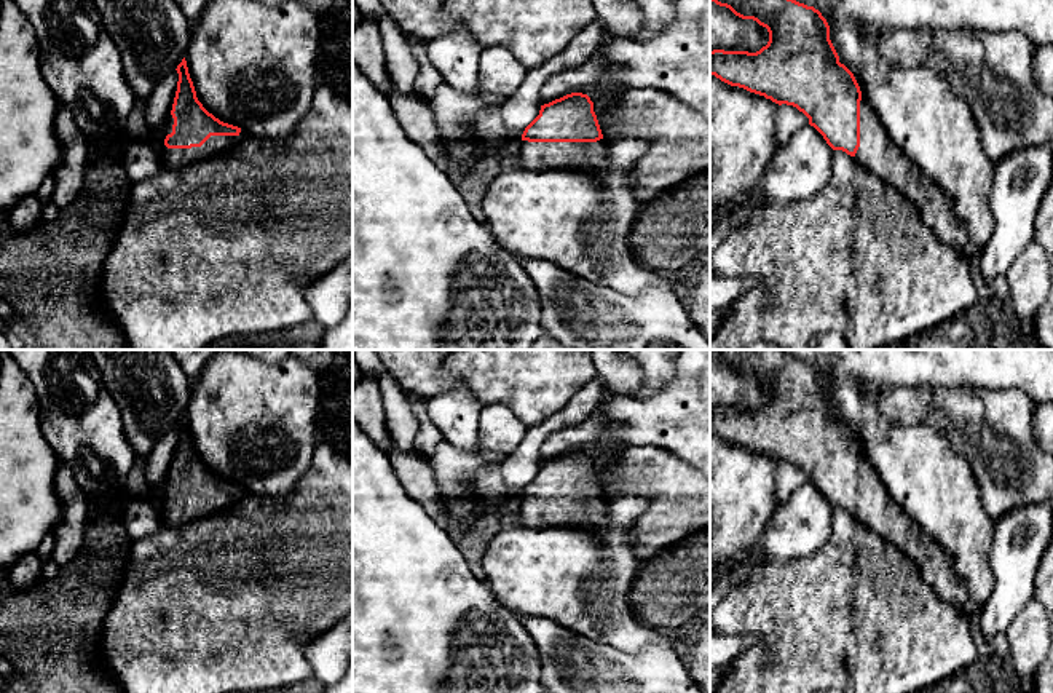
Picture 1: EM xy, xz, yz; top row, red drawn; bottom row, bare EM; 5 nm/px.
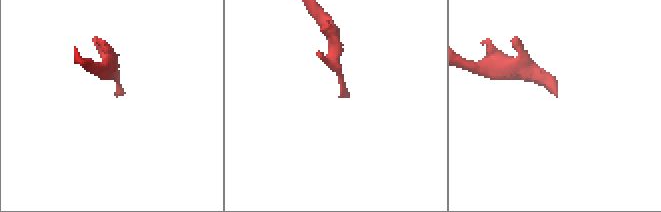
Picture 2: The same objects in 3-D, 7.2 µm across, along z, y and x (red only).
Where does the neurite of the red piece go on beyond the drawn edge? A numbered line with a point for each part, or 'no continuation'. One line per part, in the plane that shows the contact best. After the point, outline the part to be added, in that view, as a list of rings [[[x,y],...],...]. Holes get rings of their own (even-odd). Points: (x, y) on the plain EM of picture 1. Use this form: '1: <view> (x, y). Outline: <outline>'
1: xy (171, 516). Outline: [[[241,487],[238,493],[211,493],[201,505],[168,506],[163,503],[161,522],[166,527],[182,527],[188,522],[195,522],[227,509],[233,503],[241,501],[246,495],[247,490]]]

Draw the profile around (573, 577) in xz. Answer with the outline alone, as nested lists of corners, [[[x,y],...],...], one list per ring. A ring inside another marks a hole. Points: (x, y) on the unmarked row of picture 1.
[[[603,492],[608,524],[603,535],[570,527],[499,529],[482,564],[485,583],[499,604],[519,616],[544,616],[598,644],[638,653],[648,645],[681,650],[681,636],[640,623],[630,607],[630,589],[641,562],[627,540],[633,522],[646,511],[648,498]]]

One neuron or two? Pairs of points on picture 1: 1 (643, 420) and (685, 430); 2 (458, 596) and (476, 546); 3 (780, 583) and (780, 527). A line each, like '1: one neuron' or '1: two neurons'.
1: one neuron
2: two neurons
3: two neurons

